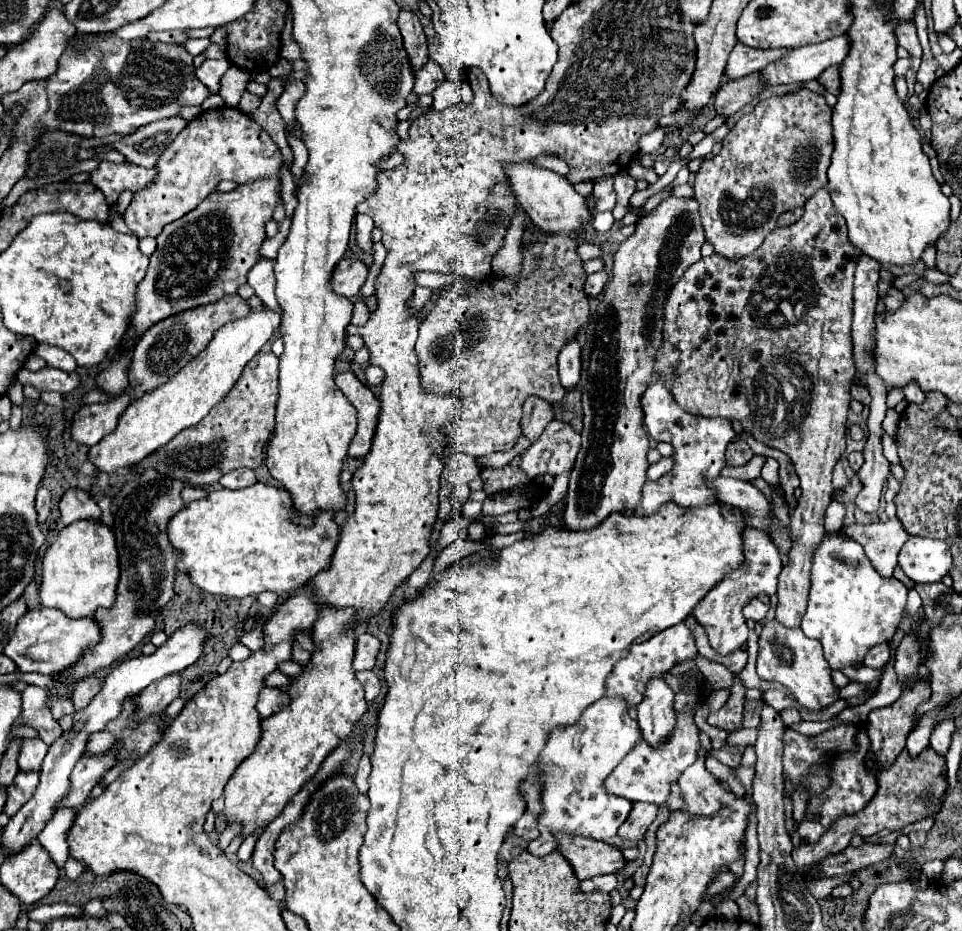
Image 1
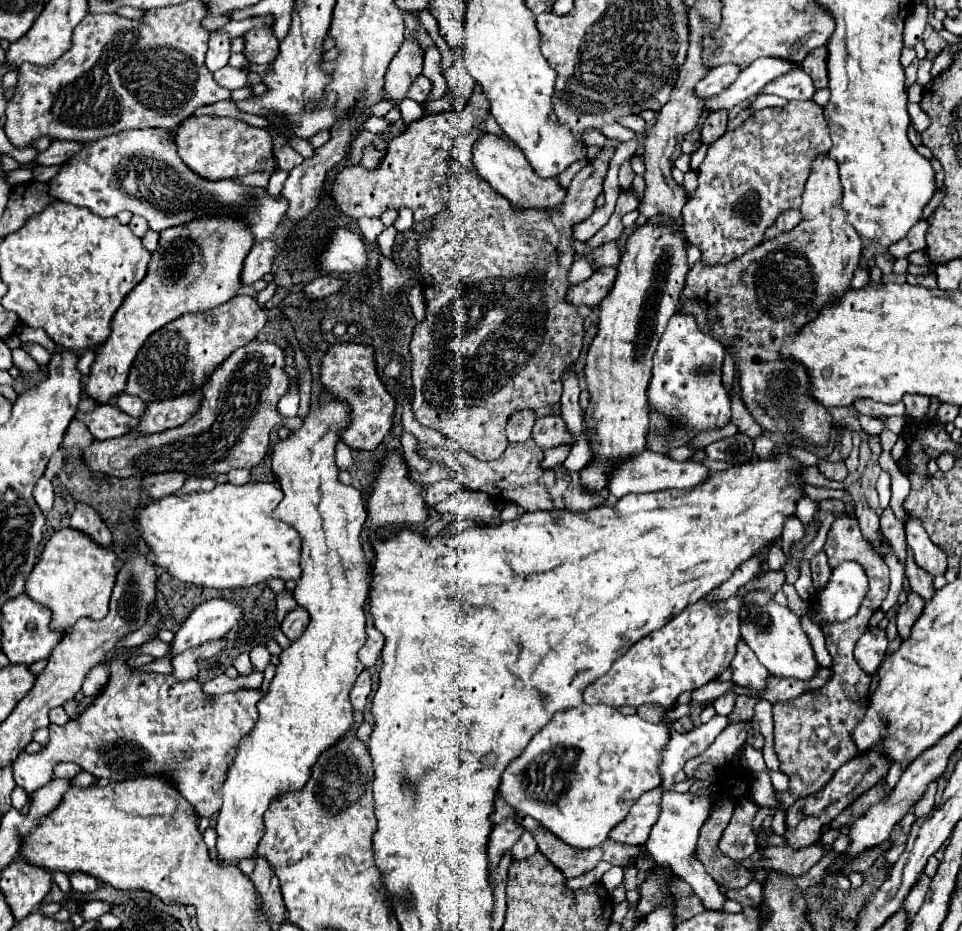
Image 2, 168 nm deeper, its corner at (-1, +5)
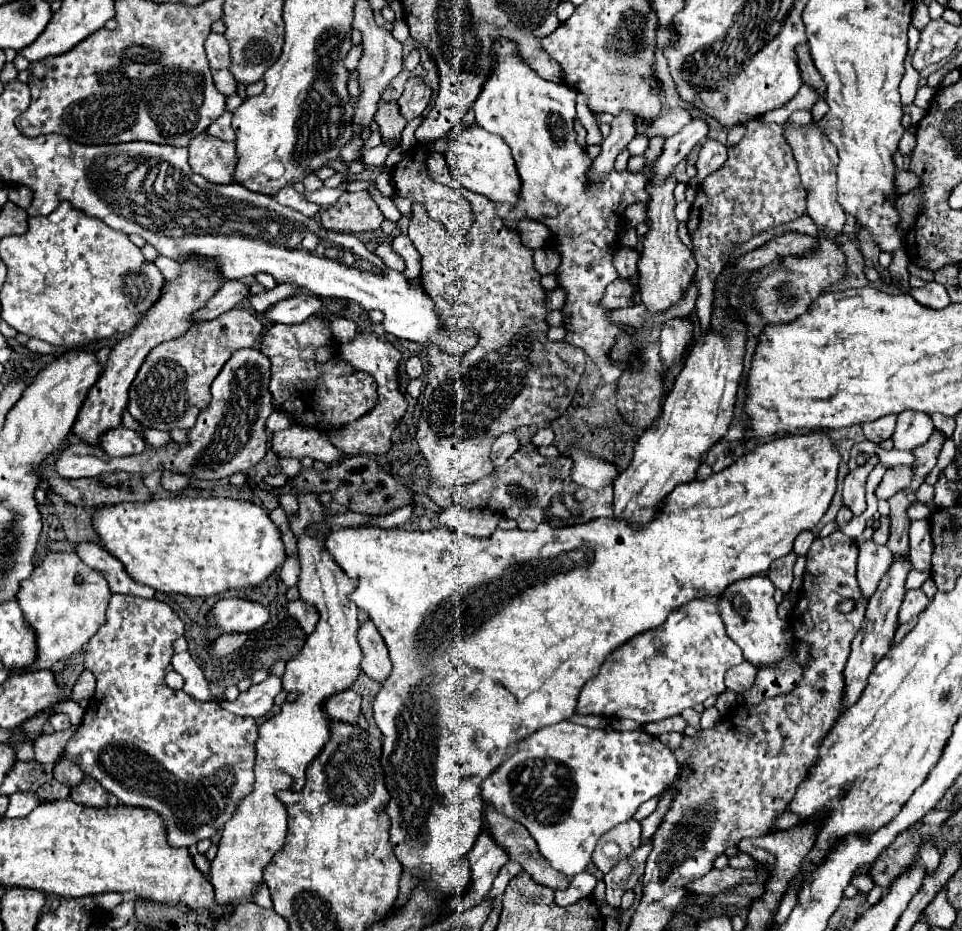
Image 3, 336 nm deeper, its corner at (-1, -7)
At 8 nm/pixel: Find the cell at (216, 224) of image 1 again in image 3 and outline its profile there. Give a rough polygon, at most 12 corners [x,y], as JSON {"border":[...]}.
{"border":[[189,255],[111,355],[73,433],[97,445],[121,425],[149,351],[187,333],[227,281]]}

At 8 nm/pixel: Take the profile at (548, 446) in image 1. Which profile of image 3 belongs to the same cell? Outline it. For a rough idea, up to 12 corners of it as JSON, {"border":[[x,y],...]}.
{"border":[[543,427],[533,435],[533,445],[553,445],[553,429]]}

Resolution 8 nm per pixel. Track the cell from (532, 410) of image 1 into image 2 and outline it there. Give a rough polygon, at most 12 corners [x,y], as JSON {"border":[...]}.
{"border":[[513,413],[507,421],[509,443],[529,439],[535,413]]}

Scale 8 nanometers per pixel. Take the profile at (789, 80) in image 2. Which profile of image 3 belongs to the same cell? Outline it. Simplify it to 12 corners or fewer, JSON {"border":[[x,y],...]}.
{"border":[[746,124],[728,131],[727,147],[736,145],[746,133]]}

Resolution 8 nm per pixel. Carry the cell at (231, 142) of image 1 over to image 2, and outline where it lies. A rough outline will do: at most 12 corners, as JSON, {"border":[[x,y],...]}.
{"border":[[229,117],[177,129],[183,163],[205,179],[277,169],[271,135]]}

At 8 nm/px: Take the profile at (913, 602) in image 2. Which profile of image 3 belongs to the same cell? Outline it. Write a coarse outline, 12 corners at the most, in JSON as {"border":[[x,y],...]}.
{"border":[[921,589],[907,591],[899,623],[909,623],[929,605]]}

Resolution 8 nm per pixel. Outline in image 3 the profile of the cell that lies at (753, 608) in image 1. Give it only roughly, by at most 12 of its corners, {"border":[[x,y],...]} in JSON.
{"border":[[713,601],[617,649],[579,715],[653,723],[725,691]]}

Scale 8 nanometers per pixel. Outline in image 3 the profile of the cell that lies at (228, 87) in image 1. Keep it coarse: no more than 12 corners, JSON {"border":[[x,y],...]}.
{"border":[[231,71],[213,73],[215,87],[225,97],[237,93]]}

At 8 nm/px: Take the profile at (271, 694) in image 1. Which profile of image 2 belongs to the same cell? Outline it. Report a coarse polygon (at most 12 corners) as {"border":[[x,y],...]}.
{"border":[[105,657],[109,681],[39,753],[13,761],[33,793],[61,761],[97,779],[165,777],[197,817],[221,809],[259,689],[135,673]]}

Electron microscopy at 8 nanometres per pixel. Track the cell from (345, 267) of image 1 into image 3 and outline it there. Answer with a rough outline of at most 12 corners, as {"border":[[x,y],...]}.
{"border":[[297,293],[267,309],[273,323],[297,325],[319,313],[323,299]]}

